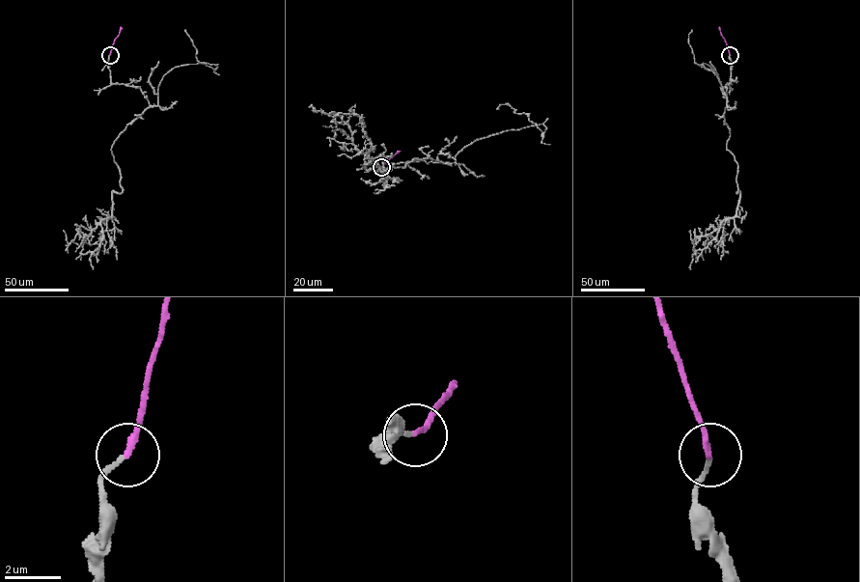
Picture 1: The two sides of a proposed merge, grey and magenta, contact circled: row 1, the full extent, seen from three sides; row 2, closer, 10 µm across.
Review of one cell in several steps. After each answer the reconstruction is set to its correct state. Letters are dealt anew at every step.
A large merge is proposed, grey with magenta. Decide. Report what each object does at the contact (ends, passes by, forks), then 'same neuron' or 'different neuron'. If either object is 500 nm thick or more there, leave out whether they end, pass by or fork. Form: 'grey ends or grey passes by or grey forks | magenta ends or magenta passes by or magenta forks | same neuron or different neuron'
grey ends | magenta ends | same neuron

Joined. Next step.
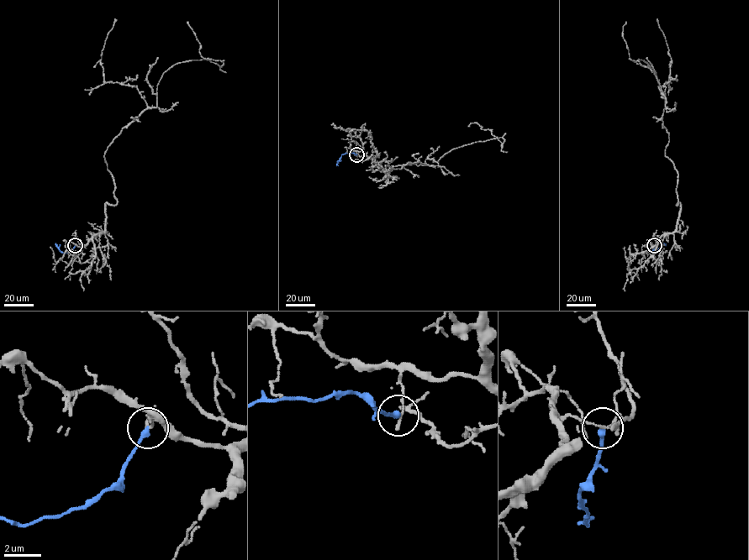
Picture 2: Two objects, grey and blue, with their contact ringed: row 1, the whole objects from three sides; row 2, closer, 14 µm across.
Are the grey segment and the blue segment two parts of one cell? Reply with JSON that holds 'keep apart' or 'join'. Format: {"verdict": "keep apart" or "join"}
{"verdict": "keep apart"}

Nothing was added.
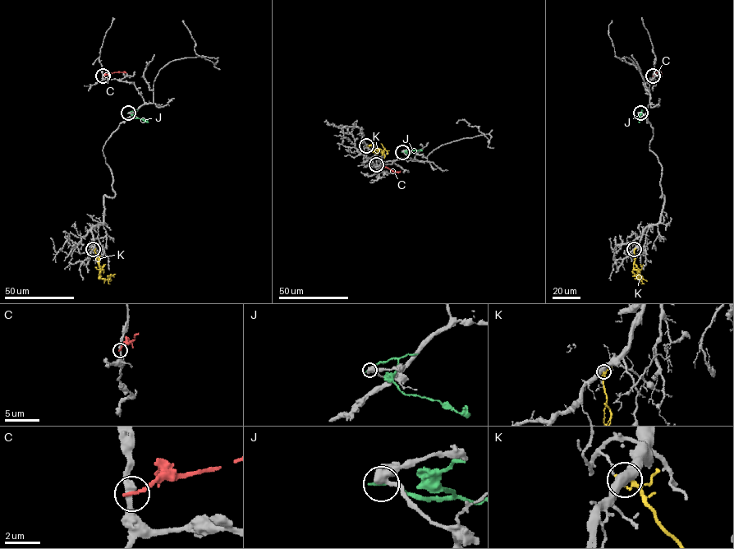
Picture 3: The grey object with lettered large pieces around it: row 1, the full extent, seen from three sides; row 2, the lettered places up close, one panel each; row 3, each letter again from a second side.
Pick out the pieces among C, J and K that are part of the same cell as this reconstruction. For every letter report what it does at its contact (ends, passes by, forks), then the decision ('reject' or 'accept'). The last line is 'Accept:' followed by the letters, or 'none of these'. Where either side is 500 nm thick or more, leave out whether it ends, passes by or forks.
C: it ends; reject
J: it ends; reject
K: it passes by; reject
Accept: none of these

